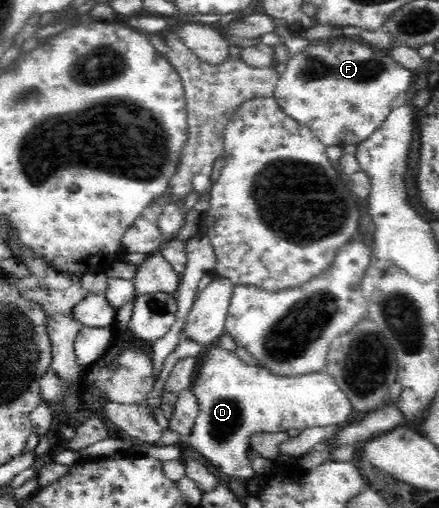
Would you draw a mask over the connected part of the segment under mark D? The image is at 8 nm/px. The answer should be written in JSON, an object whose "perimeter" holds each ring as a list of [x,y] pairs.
{"perimeter":[[[217,344],[205,350],[192,391],[197,398],[198,415],[187,441],[219,472],[246,482],[257,475],[247,457],[251,436],[291,428],[345,425],[353,409],[327,369],[303,376],[279,376],[255,361],[244,363],[233,351]]]}

